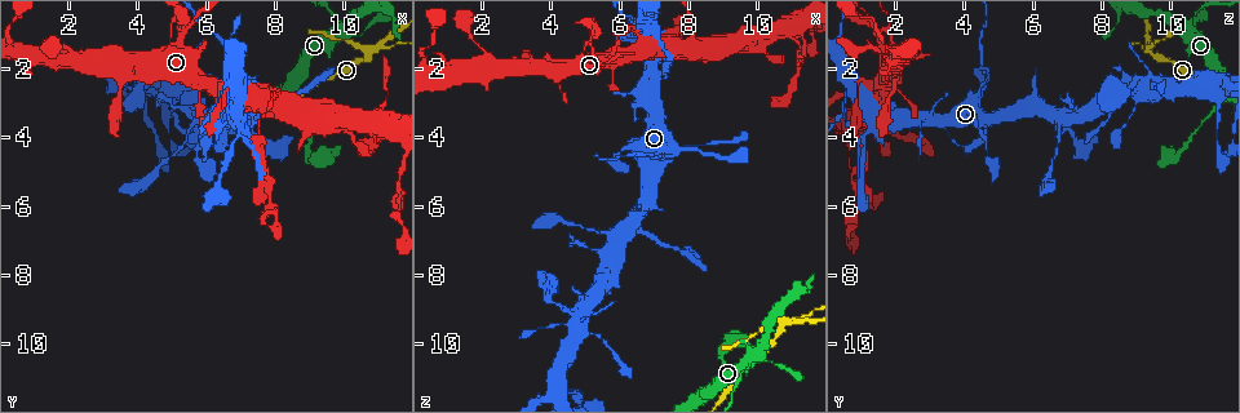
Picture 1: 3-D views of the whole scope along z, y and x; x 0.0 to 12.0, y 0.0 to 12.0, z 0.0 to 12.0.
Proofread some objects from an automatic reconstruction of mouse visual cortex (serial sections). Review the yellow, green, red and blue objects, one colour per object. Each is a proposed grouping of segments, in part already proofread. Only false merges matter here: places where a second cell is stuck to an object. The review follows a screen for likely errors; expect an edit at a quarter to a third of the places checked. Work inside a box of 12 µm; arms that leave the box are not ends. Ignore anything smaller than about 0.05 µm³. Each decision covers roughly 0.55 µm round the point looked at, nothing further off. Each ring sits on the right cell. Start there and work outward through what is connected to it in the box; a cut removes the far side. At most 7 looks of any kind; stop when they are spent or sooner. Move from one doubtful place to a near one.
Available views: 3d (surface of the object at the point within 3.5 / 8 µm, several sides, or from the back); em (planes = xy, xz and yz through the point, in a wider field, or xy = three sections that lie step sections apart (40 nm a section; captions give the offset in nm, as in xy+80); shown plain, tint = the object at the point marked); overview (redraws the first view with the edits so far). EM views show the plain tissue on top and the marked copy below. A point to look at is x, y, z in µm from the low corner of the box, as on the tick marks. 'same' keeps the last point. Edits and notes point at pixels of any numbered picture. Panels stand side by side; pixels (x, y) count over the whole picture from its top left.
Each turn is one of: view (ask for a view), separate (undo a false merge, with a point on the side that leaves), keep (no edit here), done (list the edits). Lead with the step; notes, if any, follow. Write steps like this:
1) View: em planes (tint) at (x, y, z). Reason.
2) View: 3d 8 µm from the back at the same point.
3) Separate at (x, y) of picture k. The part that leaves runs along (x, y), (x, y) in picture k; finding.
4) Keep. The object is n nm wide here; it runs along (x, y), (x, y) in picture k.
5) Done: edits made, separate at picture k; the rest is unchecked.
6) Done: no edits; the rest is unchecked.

View: 3d 3.5 µm at (6.9, 2.5, 0.9). A fork.

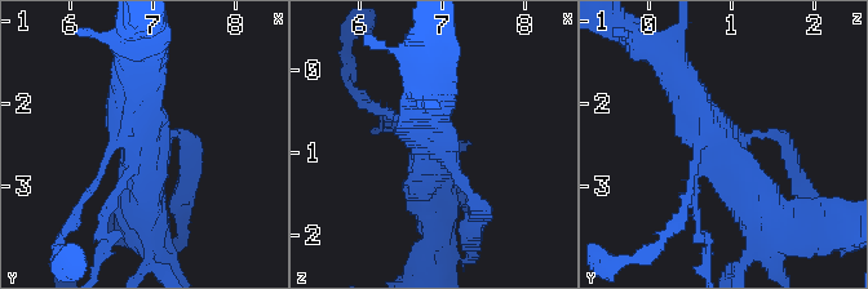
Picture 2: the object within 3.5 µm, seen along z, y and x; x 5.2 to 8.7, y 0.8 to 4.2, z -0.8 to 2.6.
Keep. It runs along (760, 217), (673, 66) in picture 2; one cell here.

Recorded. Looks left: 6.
View: 3d 3.5 µm at (7.5, 4.2, 1.1). Thick turns thin.

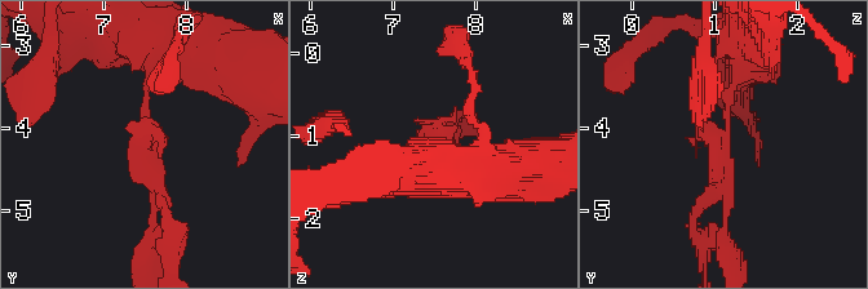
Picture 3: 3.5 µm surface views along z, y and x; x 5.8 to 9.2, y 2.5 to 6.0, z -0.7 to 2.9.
View: em xy step 5 (tint) at (7.55, 4.25, 1.10). The arms are 100, 150 nm wide.

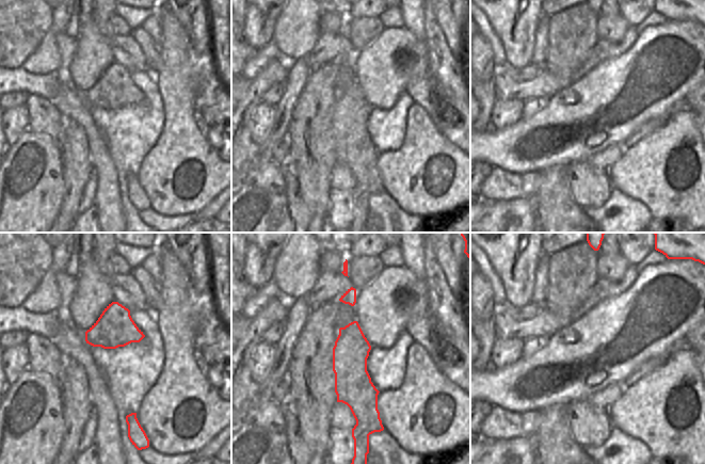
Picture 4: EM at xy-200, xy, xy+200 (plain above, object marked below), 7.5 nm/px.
Keep. One cell here.

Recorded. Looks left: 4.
View: 3d 3.5 µm from the back at (6.4, 3.7, 6.7).

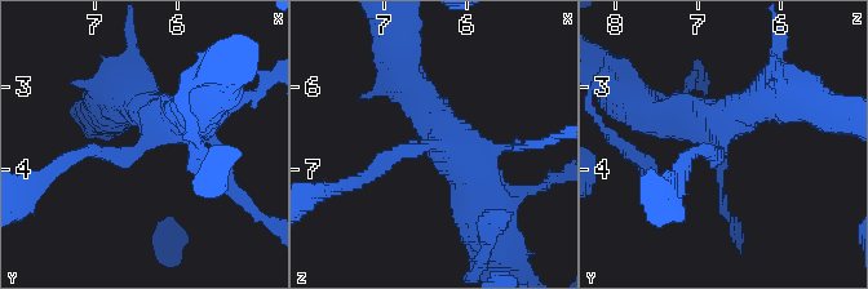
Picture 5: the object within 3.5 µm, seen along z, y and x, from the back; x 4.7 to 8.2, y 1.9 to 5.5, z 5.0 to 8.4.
View: em xy step 5 (tint) at (6.40, 3.60, 6.75). 4 arms meet here; the arms are 100, 200, 450, 500 nm wide.

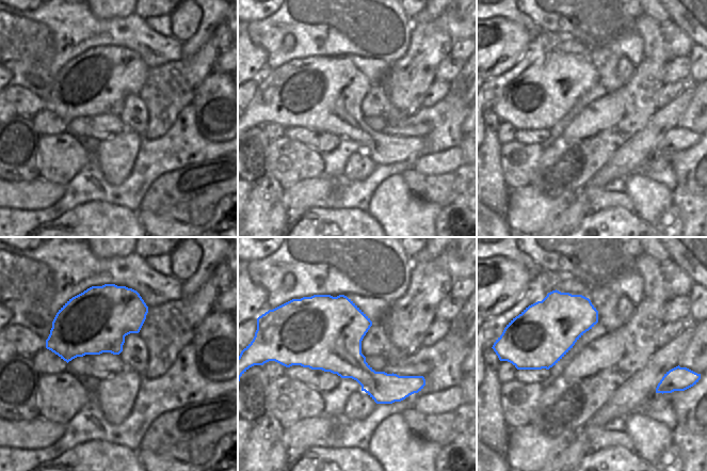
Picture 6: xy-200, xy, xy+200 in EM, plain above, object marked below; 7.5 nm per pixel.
Keep. It runs along (417, 98), (485, 183), (488, 234) in picture 5; continuous, no second cell.

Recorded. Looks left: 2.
Done: no edits; the rest is unchecked.

